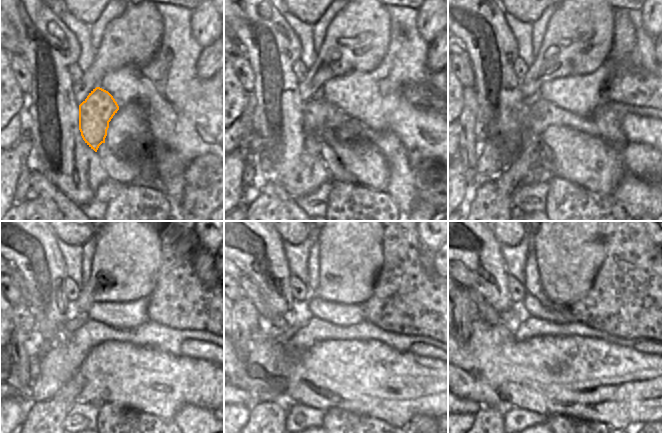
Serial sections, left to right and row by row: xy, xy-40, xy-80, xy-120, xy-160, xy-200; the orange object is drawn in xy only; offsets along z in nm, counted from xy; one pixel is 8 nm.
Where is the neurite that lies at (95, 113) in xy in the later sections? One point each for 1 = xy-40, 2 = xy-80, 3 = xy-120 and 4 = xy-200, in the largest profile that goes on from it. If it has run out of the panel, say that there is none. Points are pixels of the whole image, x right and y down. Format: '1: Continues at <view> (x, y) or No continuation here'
1: Continues at xy-40 (316, 112)
2: Continues at xy-80 (492, 200)
3: Continues at xy-120 (43, 424)
4: Continues at xy-200 (488, 424).

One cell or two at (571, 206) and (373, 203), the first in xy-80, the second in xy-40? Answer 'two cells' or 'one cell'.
one cell

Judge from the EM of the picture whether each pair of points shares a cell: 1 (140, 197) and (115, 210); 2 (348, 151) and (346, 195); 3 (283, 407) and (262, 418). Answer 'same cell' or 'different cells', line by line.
1: same cell
2: different cells
3: same cell

